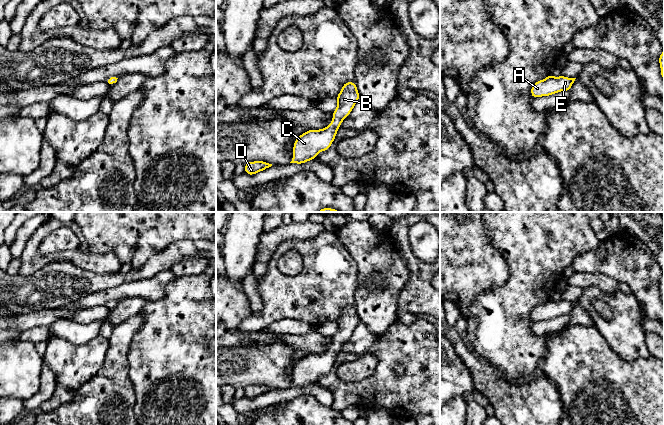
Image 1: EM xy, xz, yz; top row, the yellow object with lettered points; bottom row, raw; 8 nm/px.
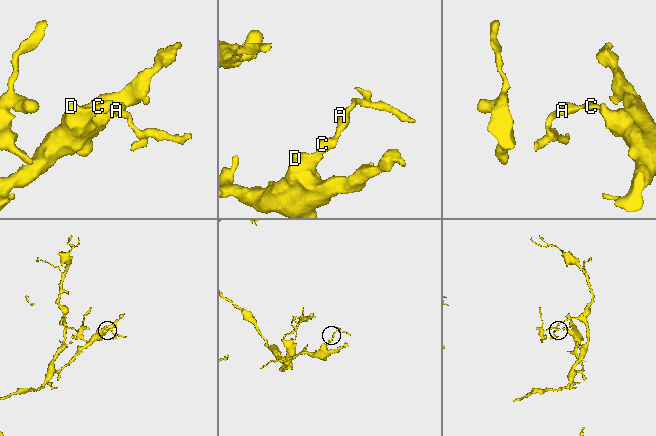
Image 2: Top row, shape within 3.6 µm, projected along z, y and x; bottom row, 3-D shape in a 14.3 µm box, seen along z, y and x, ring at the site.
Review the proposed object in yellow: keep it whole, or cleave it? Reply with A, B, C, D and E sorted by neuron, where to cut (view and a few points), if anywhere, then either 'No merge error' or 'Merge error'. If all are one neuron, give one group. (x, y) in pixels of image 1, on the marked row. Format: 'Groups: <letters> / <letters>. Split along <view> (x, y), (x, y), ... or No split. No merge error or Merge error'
Groups: A B C D E. No split. No merge error

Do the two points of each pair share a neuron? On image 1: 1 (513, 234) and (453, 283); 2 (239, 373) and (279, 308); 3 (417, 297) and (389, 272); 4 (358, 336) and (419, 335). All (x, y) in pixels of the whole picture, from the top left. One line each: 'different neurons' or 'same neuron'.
1: different neurons
2: different neurons
3: different neurons
4: different neurons

